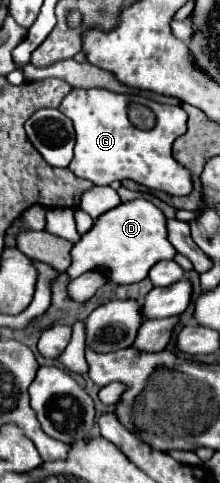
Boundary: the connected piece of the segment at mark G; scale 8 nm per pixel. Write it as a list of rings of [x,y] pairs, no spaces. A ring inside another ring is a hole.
[[[73,90],[61,102],[59,110],[73,120],[77,132],[75,158],[69,170],[81,178],[91,180],[97,186],[111,184],[113,180],[135,180],[147,188],[163,190],[171,196],[191,194],[191,170],[181,166],[173,158],[173,142],[187,130],[187,114],[181,106],[165,106],[141,96],[115,94],[109,90]],[[129,104],[145,104],[157,116],[151,130],[139,130],[129,122]]]

